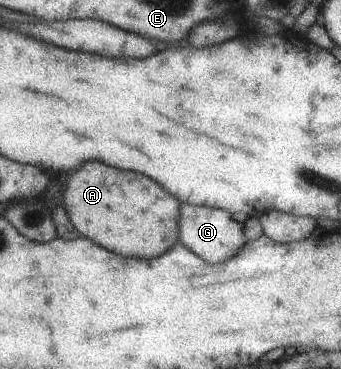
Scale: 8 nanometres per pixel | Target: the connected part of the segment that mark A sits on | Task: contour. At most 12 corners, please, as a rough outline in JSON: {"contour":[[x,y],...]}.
{"contour":[[86,161],[66,179],[72,227],[156,257],[180,203],[140,173]]}

